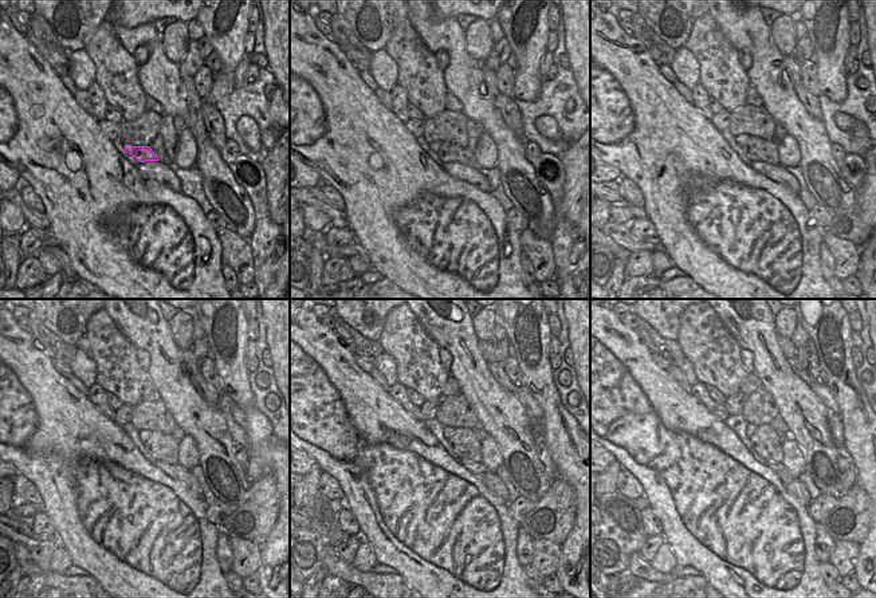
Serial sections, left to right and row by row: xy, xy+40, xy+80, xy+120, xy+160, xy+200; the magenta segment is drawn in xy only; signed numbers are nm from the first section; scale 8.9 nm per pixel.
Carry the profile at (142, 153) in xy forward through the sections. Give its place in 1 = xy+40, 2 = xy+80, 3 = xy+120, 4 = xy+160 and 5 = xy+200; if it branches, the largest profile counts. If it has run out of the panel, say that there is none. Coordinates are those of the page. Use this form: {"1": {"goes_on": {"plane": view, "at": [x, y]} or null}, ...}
{"1": {"goes_on": {"plane": "xy+40", "at": [447, 152]}}, "2": {"goes_on": {"plane": "xy+80", "at": [757, 149]}}, "3": {"goes_on": {"plane": "xy+120", "at": [162, 447]}}, "4": {"goes_on": {"plane": "xy+160", "at": [463, 441]}}, "5": {"goes_on": {"plane": "xy+200", "at": [765, 441]}}}

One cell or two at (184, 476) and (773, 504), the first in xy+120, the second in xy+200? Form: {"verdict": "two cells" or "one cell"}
{"verdict": "two cells"}

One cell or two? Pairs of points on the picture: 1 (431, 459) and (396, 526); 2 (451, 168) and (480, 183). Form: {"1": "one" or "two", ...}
{"1": "one", "2": "one"}

